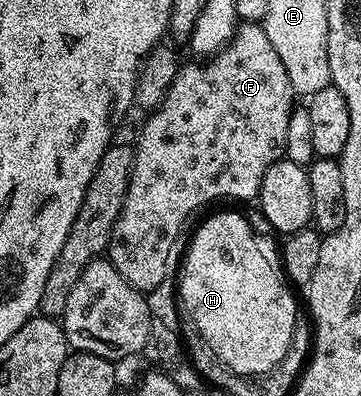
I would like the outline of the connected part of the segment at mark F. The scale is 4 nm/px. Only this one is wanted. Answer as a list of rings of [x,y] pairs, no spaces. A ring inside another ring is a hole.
[[[247,22],[237,25],[236,34],[232,37],[228,45],[221,48],[219,52],[211,55],[199,66],[192,62],[189,66],[181,65],[174,76],[174,84],[170,84],[170,92],[162,100],[162,104],[157,110],[151,111],[144,122],[144,127],[140,130],[140,139],[134,142],[134,164],[132,165],[132,175],[130,184],[126,188],[126,200],[122,204],[122,212],[114,224],[112,242],[108,245],[107,257],[118,268],[122,277],[141,292],[156,290],[164,282],[164,277],[168,274],[168,257],[172,254],[172,249],[176,246],[176,237],[180,234],[180,229],[184,226],[184,221],[195,212],[199,206],[204,206],[207,202],[212,202],[215,198],[252,198],[255,199],[262,188],[262,176],[270,164],[279,162],[284,157],[284,145],[286,144],[286,127],[290,124],[290,116],[294,109],[294,95],[290,76],[286,76],[286,67],[283,66],[278,52],[274,52],[274,44],[270,44],[270,39],[266,37],[263,25],[260,22]]]

